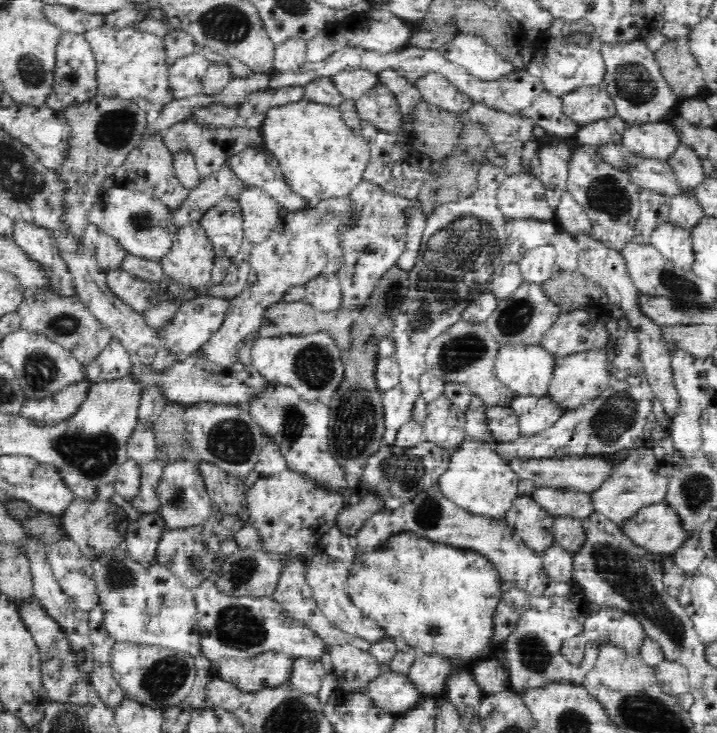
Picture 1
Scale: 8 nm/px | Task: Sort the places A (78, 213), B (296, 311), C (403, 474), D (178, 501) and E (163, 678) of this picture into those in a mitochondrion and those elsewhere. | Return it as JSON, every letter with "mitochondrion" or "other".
{"A":"other","B":"other","C":"mitochondrion","D":"mitochondrion","E":"mitochondrion"}

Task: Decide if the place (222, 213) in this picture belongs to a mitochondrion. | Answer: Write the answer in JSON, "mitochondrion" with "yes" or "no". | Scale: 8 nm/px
{"mitochondrion":"yes"}

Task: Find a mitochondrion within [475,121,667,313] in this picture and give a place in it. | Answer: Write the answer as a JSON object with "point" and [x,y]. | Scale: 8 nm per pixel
{"point":[605,194]}

